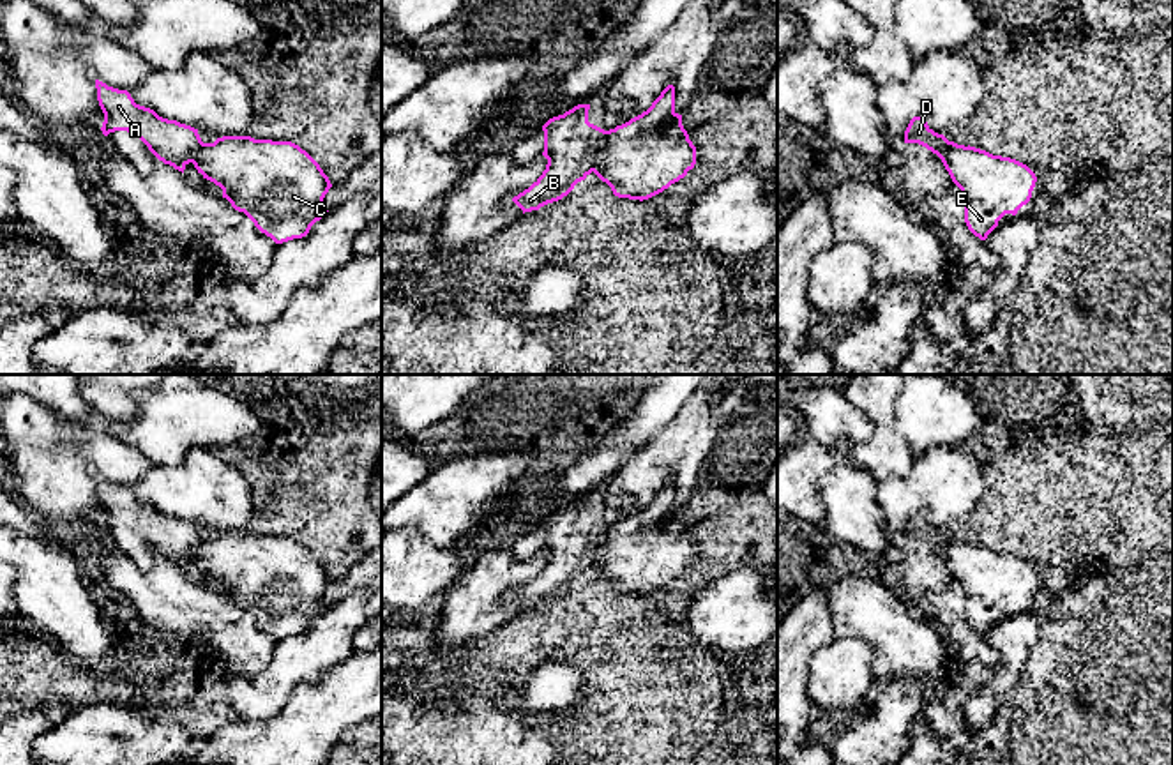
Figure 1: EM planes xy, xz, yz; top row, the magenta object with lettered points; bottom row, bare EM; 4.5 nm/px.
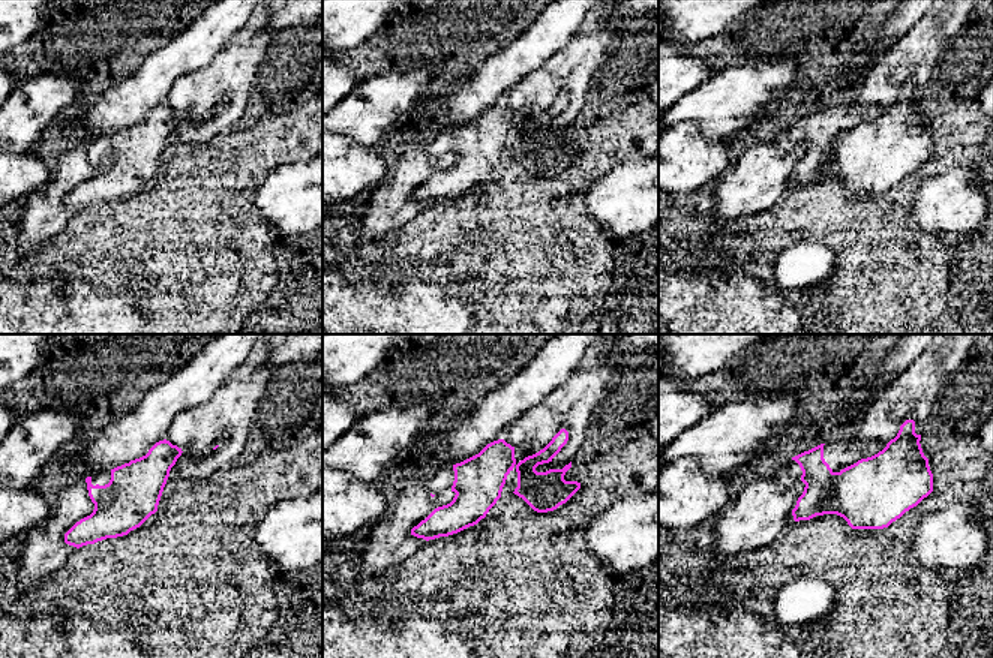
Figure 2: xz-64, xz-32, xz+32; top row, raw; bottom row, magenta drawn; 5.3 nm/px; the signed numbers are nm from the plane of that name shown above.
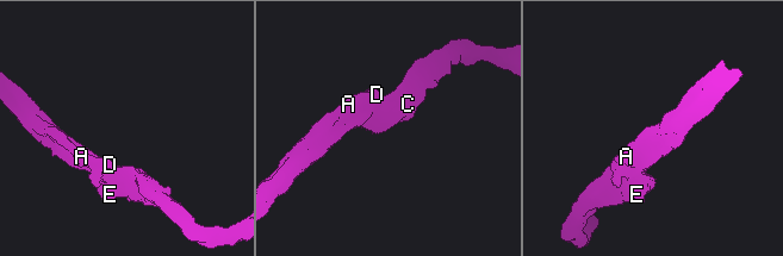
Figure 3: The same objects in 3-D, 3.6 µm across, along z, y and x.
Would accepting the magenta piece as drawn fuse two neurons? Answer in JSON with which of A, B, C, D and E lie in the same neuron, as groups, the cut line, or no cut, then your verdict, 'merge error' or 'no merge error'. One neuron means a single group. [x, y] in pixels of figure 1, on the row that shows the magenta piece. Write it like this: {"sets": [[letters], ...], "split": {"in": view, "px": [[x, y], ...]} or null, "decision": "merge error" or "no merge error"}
{"sets": [["A", "B", "D"], ["C", "E"]], "split": {"in": "xz", "px": [[606, 131], [597, 145], [596, 161], [590, 170]]}, "decision": "merge error"}

